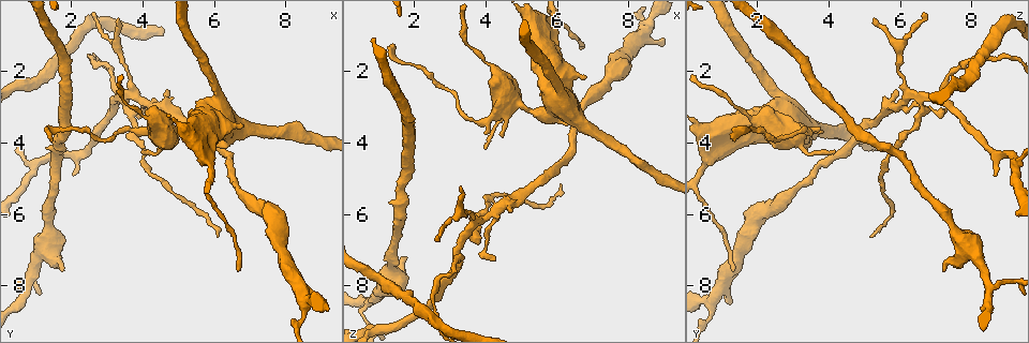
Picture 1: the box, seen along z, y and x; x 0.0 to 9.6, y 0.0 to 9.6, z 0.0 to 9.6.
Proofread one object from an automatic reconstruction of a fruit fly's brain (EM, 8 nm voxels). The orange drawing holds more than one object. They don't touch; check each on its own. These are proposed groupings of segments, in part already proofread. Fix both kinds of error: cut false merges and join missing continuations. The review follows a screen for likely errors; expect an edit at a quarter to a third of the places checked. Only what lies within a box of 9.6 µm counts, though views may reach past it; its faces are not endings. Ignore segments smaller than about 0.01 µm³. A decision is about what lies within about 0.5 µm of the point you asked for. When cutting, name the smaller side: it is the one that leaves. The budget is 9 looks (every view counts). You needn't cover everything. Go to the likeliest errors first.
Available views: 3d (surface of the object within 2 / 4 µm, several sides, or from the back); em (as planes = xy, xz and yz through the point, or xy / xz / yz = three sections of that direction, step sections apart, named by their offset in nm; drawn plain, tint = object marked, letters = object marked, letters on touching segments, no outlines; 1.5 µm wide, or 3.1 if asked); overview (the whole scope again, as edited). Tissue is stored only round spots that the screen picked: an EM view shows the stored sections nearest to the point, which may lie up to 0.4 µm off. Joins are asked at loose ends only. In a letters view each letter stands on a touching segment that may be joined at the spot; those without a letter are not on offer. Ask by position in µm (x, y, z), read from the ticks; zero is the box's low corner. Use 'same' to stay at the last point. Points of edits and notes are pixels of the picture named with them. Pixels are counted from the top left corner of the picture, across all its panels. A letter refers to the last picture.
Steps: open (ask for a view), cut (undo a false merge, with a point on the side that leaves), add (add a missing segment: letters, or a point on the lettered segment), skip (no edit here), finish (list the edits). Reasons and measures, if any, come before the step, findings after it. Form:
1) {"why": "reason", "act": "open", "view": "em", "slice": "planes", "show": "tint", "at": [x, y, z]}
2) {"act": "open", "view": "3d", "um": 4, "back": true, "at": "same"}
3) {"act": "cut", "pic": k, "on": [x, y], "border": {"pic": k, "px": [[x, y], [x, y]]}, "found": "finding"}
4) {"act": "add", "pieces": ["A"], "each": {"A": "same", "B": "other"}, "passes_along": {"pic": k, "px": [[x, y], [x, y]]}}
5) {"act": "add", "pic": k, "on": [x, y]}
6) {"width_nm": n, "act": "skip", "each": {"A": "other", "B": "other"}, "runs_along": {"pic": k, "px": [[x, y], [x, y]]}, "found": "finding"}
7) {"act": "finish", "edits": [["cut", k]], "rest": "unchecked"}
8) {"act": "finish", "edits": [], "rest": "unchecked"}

{"why": "free end", "act": "open", "view": "3d", "um": 2, "at": [1.40, 3.95, 1.35]}

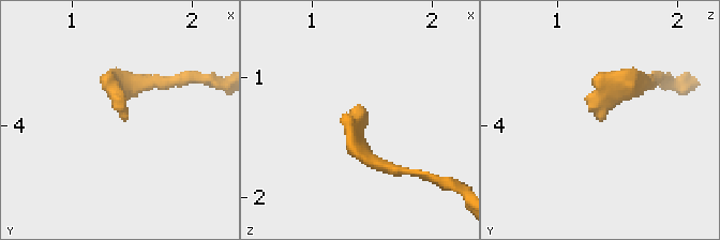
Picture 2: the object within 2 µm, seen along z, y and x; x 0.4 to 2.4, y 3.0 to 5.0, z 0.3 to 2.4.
{"why": "now the EM", "act": "open", "view": "em", "slice": "yz", "step": 8, "show": "tint", "at": [1.46, 3.92, 1.32]}

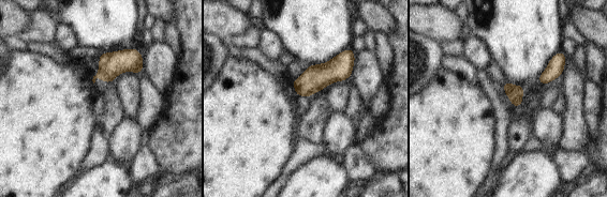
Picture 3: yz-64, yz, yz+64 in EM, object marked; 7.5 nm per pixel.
{"act": "open", "view": "em", "slice": "xz", "step": 4, "show": "letters", "at": "same"}

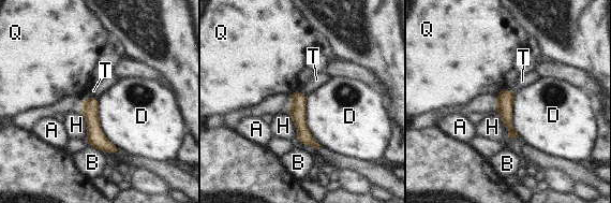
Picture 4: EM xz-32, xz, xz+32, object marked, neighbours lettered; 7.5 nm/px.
{"act": "skip", "each": {"A": "other", "B": "other", "D": "other", "H": "other", "Q": "other", "T": "other"}, "border": {"pic": 4, "px": [[98, 97], [100, 127], [120, 149]]}, "found": "none of them fits"}

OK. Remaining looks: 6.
{"why": "an open end", "act": "open", "view": "em", "slice": "xz", "step": 4, "show": "letters", "at": [1.80, 7.60, 7.20]}

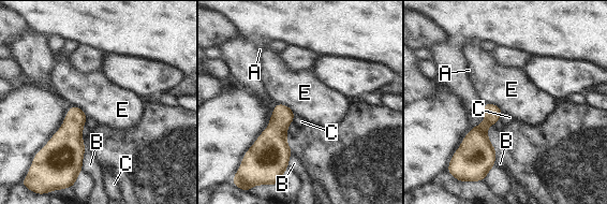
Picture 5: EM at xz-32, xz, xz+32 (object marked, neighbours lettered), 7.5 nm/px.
{"act": "open", "view": "em", "slice": "planes", "show": "letters", "at": "same"}

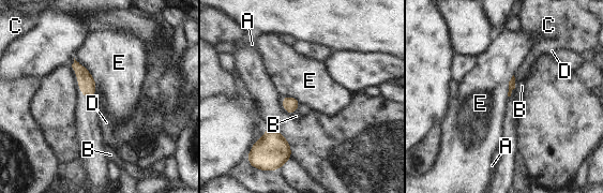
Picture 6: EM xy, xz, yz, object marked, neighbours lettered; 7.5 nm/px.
{"act": "skip", "each": {"A": "other", "B": "other", "C": "other", "D": "other", "E": "other"}, "border": {"pic": 6, "px": [[74, 58], [91, 74], [96, 87]]}, "found": "none of them fits"}

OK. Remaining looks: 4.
{"why": "arms part here", "act": "open", "view": "3d", "um": 4, "at": [4.30, 3.05, 5.85]}

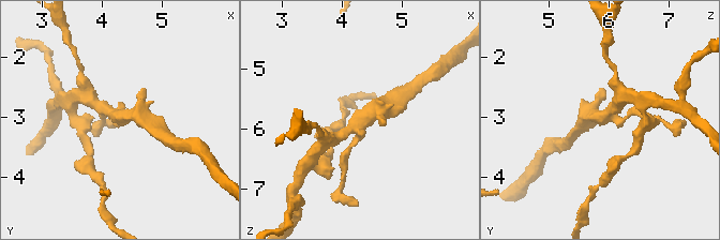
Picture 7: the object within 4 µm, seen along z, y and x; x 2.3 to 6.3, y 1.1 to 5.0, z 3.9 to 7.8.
{"act": "open", "view": "em", "slice": "xy", "step": 4, "show": "letters", "at": [4.30, 2.95, 5.85]}

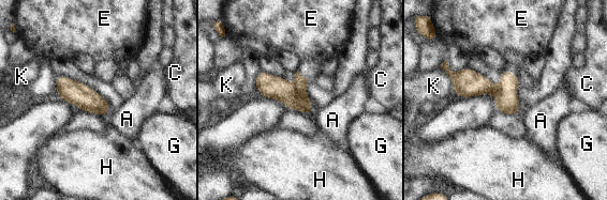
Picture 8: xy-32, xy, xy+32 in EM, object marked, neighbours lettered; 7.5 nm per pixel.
{"width_nm": 170, "act": "cut", "pic": 8, "on": [300, 82], "each": {"A": "other", "C": "other", "E": "other", "G": "other", "H": "other", "K": "other"}, "border": {"pic": 8, "px": [[292, 83], [295, 90], [296, 109]]}, "found": "a second neuron is stuck on"}

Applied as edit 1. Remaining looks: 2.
{"act": "finish", "edits": [["cut", 8]], "rest": "unchecked"}

